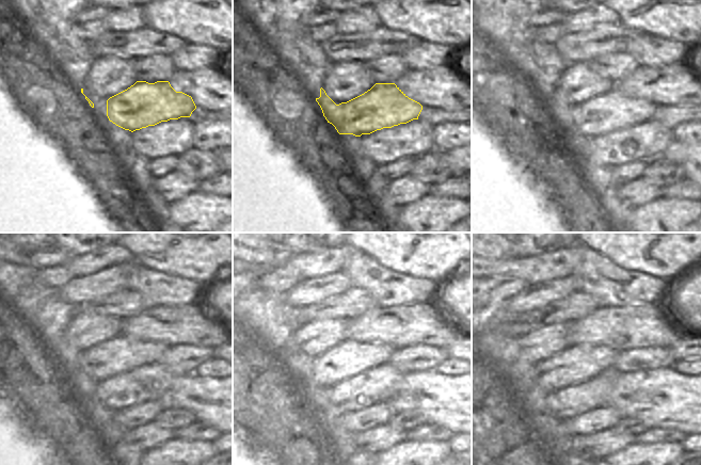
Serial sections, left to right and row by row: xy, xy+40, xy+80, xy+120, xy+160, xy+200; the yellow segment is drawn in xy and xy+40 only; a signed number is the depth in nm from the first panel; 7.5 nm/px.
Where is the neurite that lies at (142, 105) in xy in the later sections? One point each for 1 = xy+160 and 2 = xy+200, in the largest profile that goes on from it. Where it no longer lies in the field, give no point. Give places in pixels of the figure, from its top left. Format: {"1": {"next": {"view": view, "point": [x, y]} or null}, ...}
{"1": {"next": {"view": "xy+160", "point": [336, 364]}}, "2": {"next": {"view": "xy+200", "point": [575, 364]}}}

